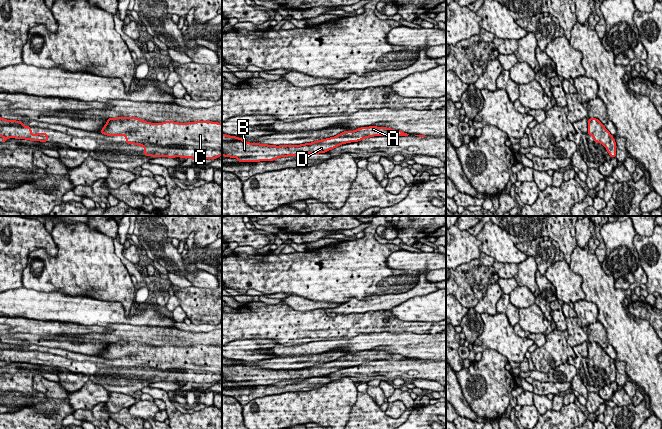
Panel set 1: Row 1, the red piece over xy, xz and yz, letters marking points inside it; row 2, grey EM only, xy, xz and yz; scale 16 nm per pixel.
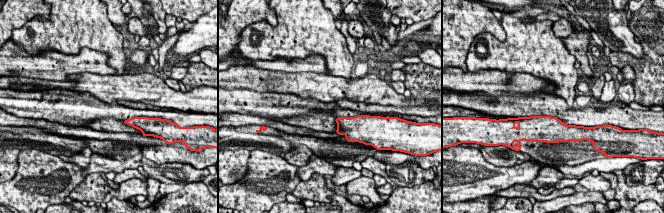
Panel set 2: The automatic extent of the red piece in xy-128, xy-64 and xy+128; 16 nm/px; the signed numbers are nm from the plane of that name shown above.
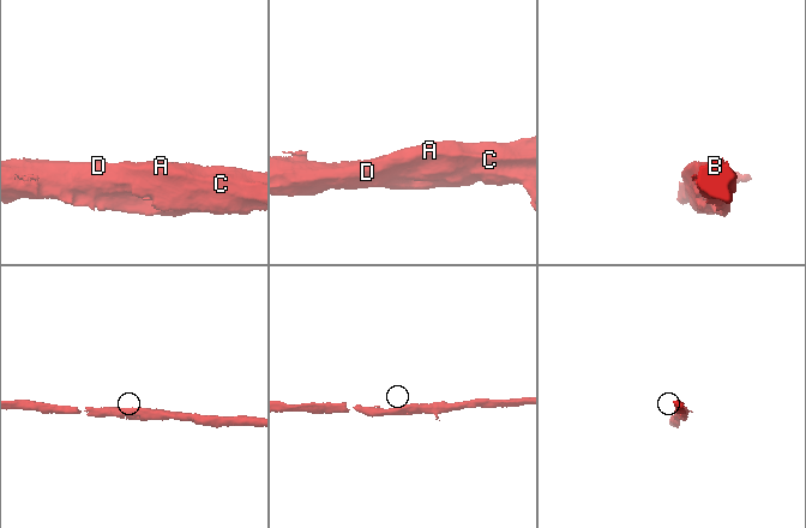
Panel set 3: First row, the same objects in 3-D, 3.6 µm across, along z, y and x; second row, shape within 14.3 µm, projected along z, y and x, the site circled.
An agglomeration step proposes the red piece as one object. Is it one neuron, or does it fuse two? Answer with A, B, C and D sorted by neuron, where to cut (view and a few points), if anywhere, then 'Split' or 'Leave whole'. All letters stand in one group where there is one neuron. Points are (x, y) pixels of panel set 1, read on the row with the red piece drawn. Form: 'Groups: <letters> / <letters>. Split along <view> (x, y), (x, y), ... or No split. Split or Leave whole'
Groups: A B C D. No split. Leave whole

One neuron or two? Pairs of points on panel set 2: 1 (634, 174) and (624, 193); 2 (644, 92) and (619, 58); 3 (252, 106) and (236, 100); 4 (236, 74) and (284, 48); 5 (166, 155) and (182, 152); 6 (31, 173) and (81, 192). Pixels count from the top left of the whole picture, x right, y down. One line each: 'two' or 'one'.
1: two
2: one
3: one
4: two
5: one
6: two

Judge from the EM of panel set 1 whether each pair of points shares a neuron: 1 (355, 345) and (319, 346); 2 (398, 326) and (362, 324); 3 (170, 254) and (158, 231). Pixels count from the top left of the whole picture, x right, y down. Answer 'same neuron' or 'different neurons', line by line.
1: same neuron
2: same neuron
3: same neuron

